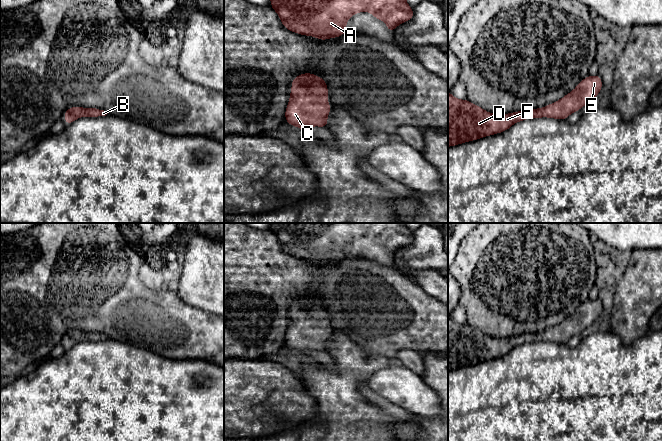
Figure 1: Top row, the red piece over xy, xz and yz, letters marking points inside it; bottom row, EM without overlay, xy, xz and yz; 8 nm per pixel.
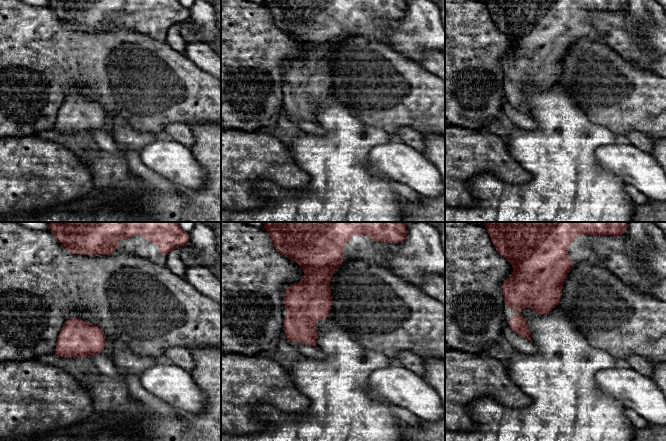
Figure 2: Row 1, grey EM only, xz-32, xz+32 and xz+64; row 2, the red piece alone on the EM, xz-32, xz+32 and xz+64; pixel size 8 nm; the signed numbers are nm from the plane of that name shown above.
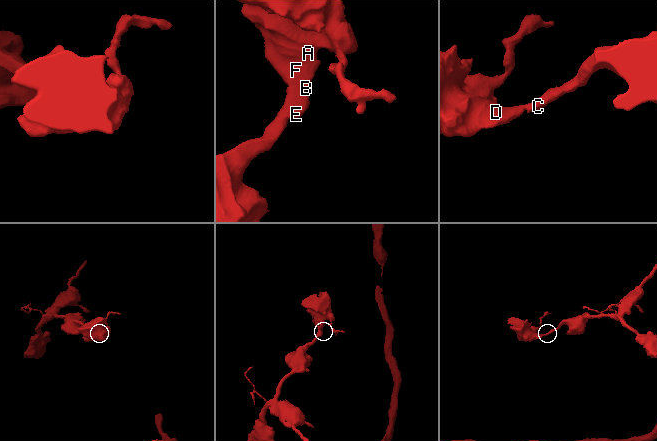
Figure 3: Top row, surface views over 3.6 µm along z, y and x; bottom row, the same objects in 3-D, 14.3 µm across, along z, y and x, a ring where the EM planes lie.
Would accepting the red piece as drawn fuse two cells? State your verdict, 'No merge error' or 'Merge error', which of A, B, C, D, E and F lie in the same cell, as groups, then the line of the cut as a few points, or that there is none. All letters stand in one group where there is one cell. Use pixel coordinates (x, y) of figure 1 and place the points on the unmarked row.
No merge error. Groups: A B C D E F. No split

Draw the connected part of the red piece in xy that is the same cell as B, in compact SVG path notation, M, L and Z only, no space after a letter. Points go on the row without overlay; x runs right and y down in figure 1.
M79 330L71 331L64 337L65 348L73 347L79 341L101 341L106 340L108 337L98 332L82 332Z

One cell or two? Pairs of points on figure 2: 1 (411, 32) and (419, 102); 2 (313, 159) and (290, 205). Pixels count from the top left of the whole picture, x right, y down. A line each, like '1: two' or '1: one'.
1: two
2: one

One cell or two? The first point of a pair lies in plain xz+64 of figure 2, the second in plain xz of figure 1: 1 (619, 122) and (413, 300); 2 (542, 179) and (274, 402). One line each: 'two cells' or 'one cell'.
1: one cell
2: two cells

